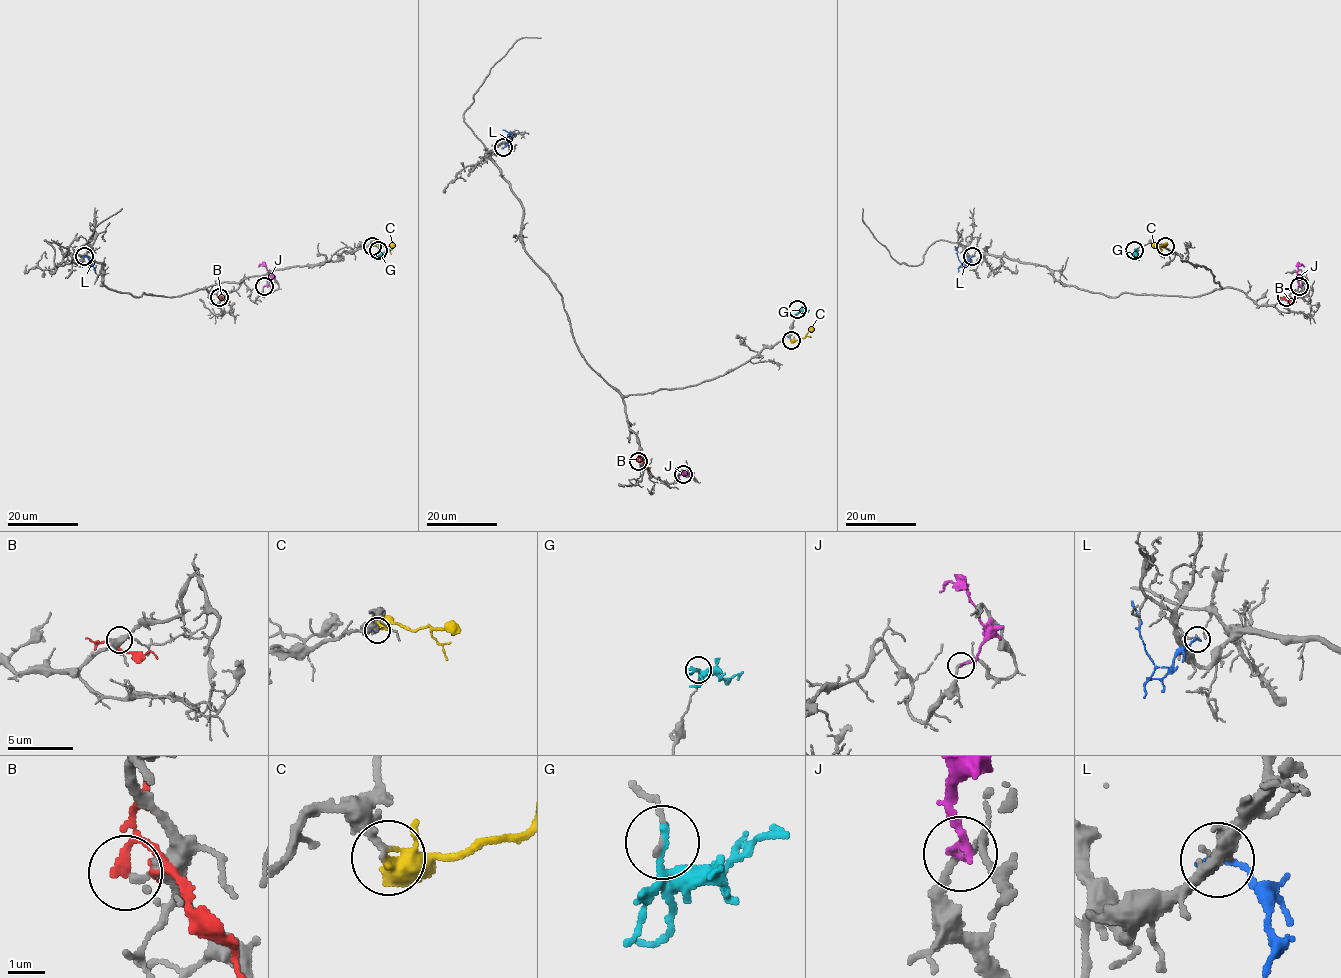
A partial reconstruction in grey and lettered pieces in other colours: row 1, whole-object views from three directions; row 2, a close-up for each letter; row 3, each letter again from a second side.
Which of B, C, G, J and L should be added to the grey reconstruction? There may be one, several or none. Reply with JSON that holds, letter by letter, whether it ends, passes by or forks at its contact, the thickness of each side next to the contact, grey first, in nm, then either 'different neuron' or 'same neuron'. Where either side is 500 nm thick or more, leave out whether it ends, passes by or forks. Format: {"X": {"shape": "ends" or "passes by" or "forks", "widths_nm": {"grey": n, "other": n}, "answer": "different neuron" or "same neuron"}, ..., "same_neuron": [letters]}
{"B": {"shape": "passes by", "widths_nm": {"grey": 240, "other": 150}, "answer": "different neuron"}, "C": {"shape": "passes by", "widths_nm": {"grey": 220, "other": 400}, "answer": "same neuron"}, "G": {"shape": "ends", "widths_nm": {"grey": 140, "other": 200}, "answer": "different neuron"}, "J": {"shape": "ends", "widths_nm": {"grey": 190, "other": 170}, "answer": "different neuron"}, "L": {"shape": "ends", "widths_nm": {"grey": 140, "other": 180}, "answer": "different neuron"}, "same_neuron": ["C"]}

